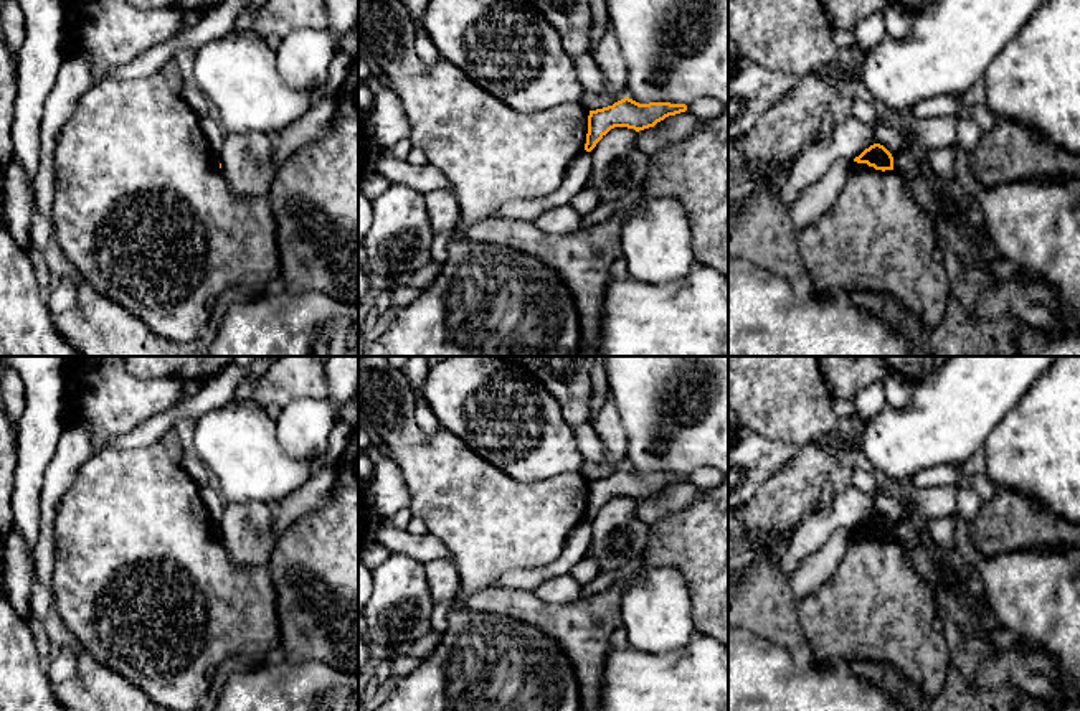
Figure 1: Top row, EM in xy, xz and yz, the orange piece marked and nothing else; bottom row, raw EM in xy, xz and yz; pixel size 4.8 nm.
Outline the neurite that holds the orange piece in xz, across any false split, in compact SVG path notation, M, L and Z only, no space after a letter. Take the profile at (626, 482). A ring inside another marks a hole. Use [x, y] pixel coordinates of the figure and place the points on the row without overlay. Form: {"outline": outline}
{"outline": "M624 467L613 475L590 480L585 520L591 521L596 513L614 497L628 497L639 501L654 497L669 485L675 485L685 480L685 473L639 473L629 467Z"}

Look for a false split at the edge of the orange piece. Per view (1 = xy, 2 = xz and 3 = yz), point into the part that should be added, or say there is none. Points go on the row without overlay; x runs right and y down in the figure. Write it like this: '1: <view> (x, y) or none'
1: none
2: none
3: none

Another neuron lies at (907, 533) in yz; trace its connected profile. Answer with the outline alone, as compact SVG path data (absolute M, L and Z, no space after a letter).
M915 518L898 521L893 526L893 538L903 546L917 546L920 543L920 531L925 528Z

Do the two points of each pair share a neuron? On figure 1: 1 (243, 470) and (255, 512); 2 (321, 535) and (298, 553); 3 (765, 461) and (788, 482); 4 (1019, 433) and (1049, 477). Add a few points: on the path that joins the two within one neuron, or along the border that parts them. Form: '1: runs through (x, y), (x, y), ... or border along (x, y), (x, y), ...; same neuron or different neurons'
1: border along (227, 500), (266, 502), (273, 507); different neurons
2: runs through (316, 540), (303, 553); same neuron
3: border along (801, 449), (750, 499); different neurons
4: runs through (1031, 444), (1049, 466); same neuron

